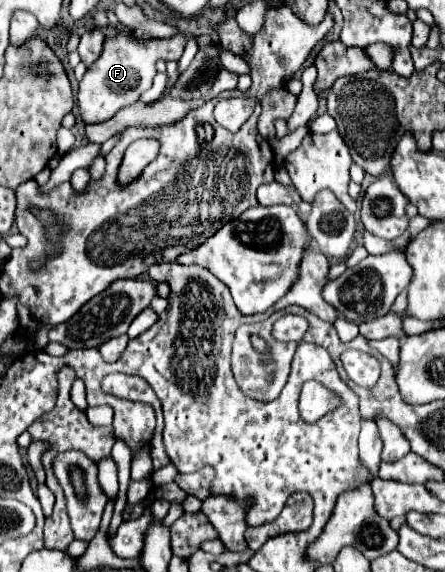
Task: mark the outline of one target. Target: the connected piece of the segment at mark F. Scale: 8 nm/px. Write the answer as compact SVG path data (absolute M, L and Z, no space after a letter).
M121 25L121 29L117 33L111 33L107 35L105 39L105 45L103 45L103 51L101 51L101 57L87 69L85 77L81 79L79 83L79 95L77 95L77 103L79 103L79 113L81 113L81 119L85 123L103 123L107 119L111 119L121 107L127 107L127 105L133 105L139 101L139 97L151 89L153 85L153 77L157 73L155 69L155 63L159 59L163 61L179 61L181 55L183 55L183 49L187 45L187 37L183 33L177 33L173 37L167 37L167 39L141 39L133 33L133 29Z

